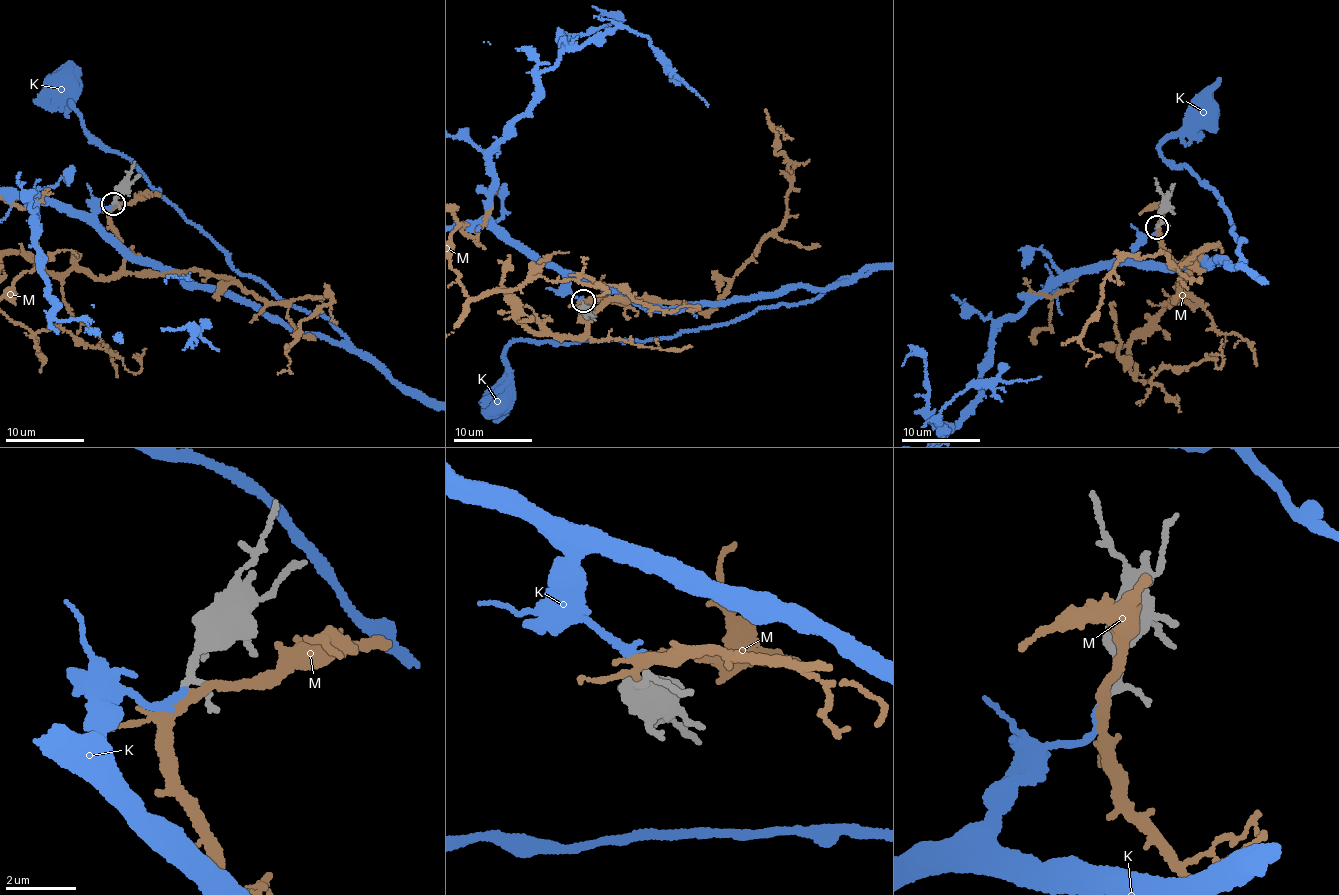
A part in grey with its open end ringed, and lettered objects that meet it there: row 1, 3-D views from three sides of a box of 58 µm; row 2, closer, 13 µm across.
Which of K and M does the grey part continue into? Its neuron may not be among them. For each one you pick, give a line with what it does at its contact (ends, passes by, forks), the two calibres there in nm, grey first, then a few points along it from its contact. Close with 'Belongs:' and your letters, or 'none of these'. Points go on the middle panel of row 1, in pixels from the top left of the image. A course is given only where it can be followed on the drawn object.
K: It ends there. Thickness 150 nm (grey) against 190 nm. Its course: (583, 301), (567, 280), (678, 310), (835, 288), (852, 277), (814, 298), (672, 336), (513, 343), (496, 396)
Belongs: K

